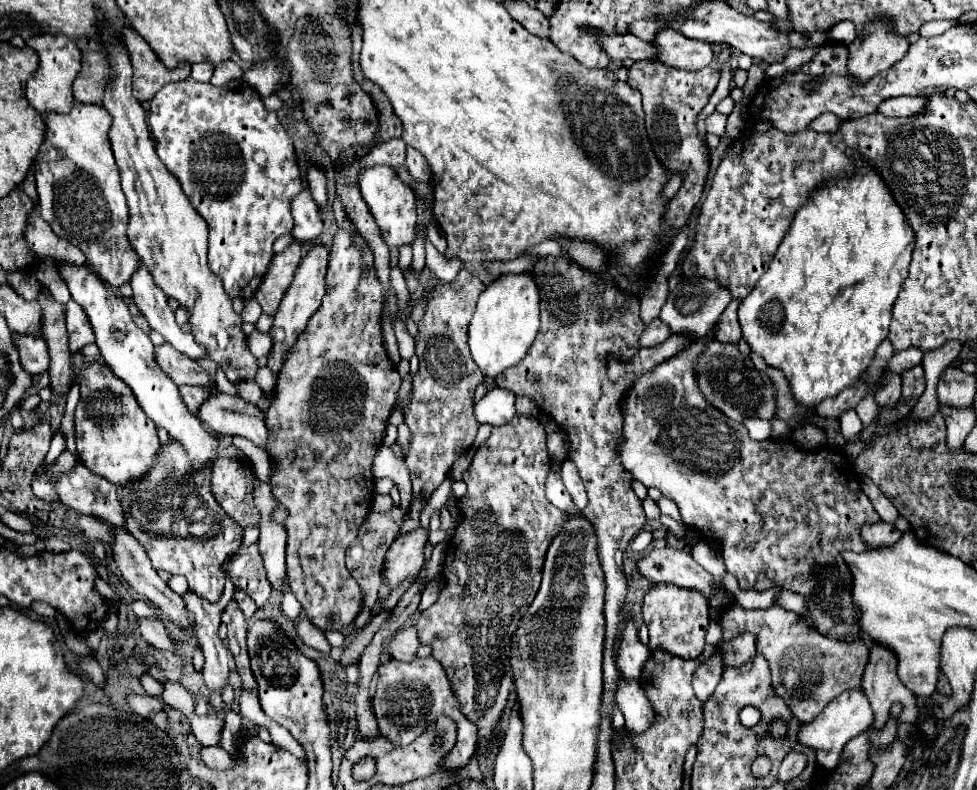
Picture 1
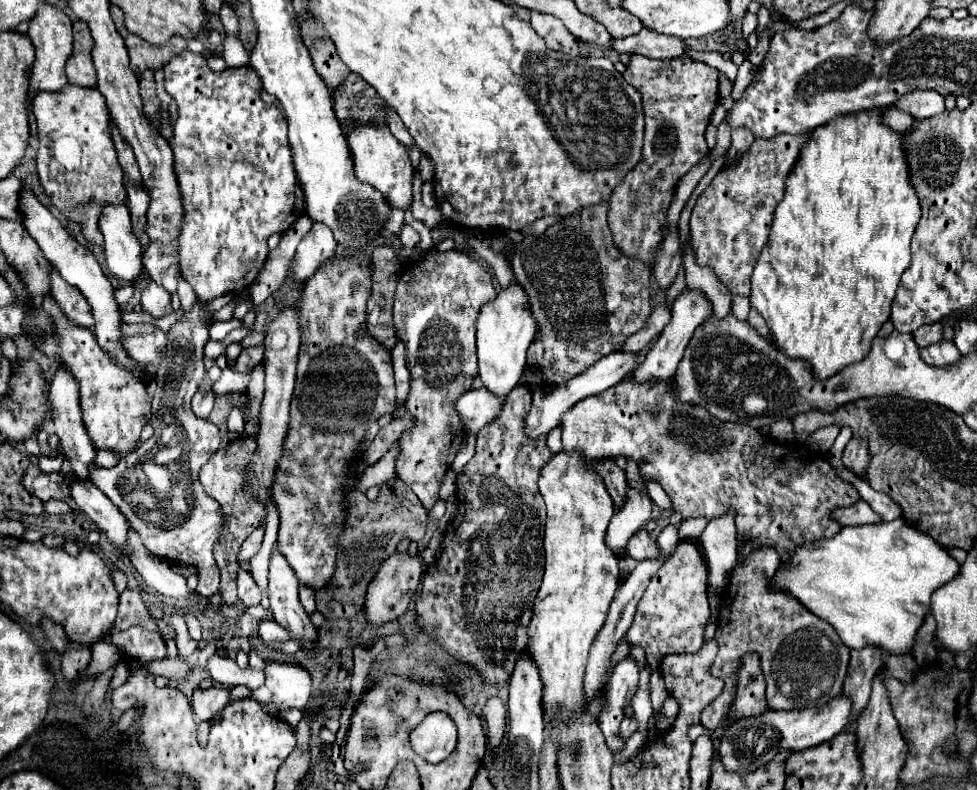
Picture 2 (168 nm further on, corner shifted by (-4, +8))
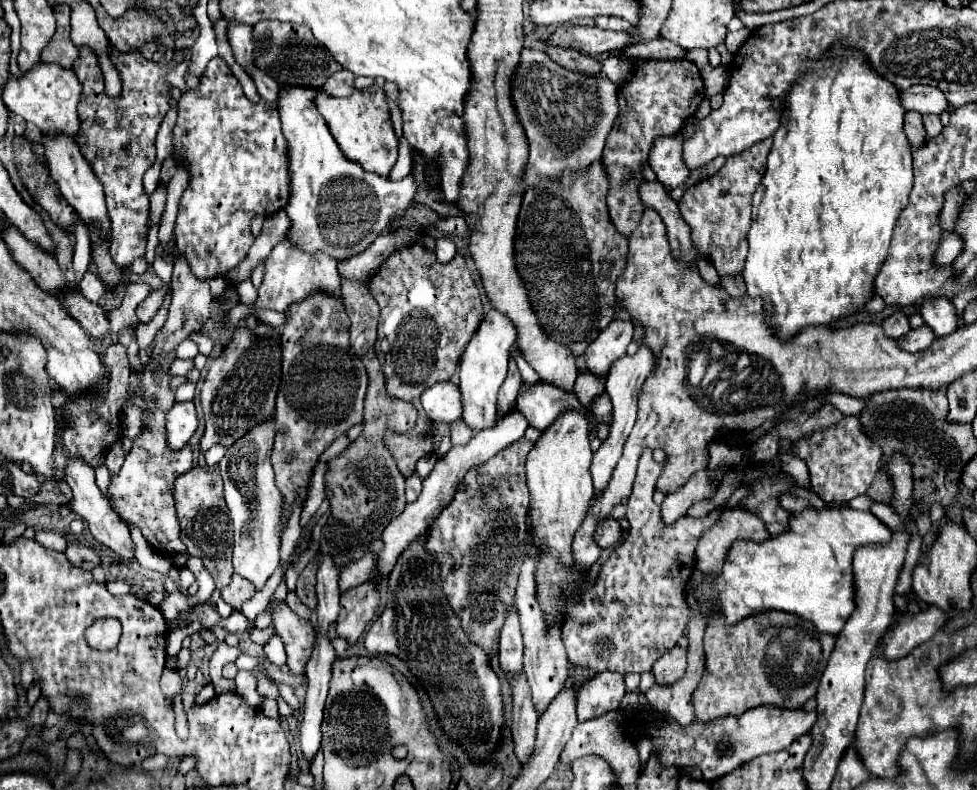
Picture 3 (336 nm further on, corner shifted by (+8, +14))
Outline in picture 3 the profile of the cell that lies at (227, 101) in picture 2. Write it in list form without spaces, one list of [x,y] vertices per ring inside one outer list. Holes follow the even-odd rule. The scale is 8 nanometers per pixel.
[[[213,58],[203,76],[201,76],[201,86],[199,90],[189,90],[187,94],[181,96],[179,100],[179,118],[175,122],[175,128],[173,128],[173,138],[175,138],[175,148],[181,150],[183,158],[189,162],[189,172],[191,172],[191,184],[189,188],[183,192],[181,196],[181,206],[179,206],[179,216],[177,216],[177,222],[175,222],[175,234],[177,234],[177,254],[183,254],[191,266],[191,270],[195,270],[195,276],[199,278],[213,278],[213,276],[219,276],[219,274],[225,274],[227,270],[231,270],[233,266],[237,266],[249,252],[251,244],[253,244],[253,236],[249,232],[249,226],[251,226],[251,220],[255,216],[271,216],[275,210],[283,208],[287,202],[289,202],[289,148],[287,148],[287,140],[283,136],[283,130],[281,130],[281,118],[279,118],[279,112],[277,108],[273,108],[271,104],[267,102],[259,102],[259,104],[253,104],[245,98],[243,94],[243,88],[239,84],[239,80],[231,74],[227,62],[223,58]]]

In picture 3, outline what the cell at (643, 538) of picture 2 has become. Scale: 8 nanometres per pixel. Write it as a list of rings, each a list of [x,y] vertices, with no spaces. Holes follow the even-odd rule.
[[[607,518],[607,520],[601,520],[595,528],[595,534],[593,534],[593,540],[599,548],[611,548],[615,544],[619,544],[623,540],[621,536],[621,528],[619,528],[619,522],[613,520],[613,518]]]

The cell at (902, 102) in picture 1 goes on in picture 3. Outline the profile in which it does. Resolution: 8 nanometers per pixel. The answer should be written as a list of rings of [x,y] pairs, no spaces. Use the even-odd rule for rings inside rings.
[[[911,86],[911,90],[901,92],[901,104],[907,110],[917,110],[919,114],[943,114],[949,112],[951,106],[945,94],[933,86]]]

